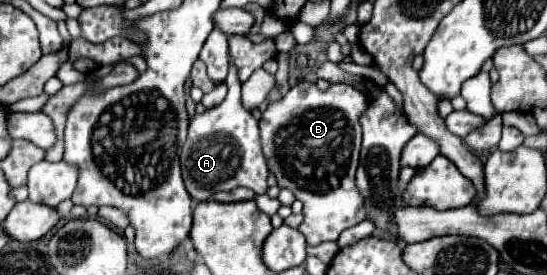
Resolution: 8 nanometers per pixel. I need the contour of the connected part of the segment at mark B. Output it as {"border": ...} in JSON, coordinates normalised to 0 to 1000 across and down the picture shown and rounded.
{"border":[[[554,295],[532,316],[517,360],[492,375],[488,396],[477,404],[473,469],[481,564],[510,680],[528,687],[554,731],[558,804],[547,833],[565,891],[616,876],[623,840],[667,796],[660,702],[653,702],[649,673],[660,542],[656,425],[667,382],[675,382],[675,360],[642,309],[612,302],[601,309],[598,331],[583,331],[576,302]]]}

